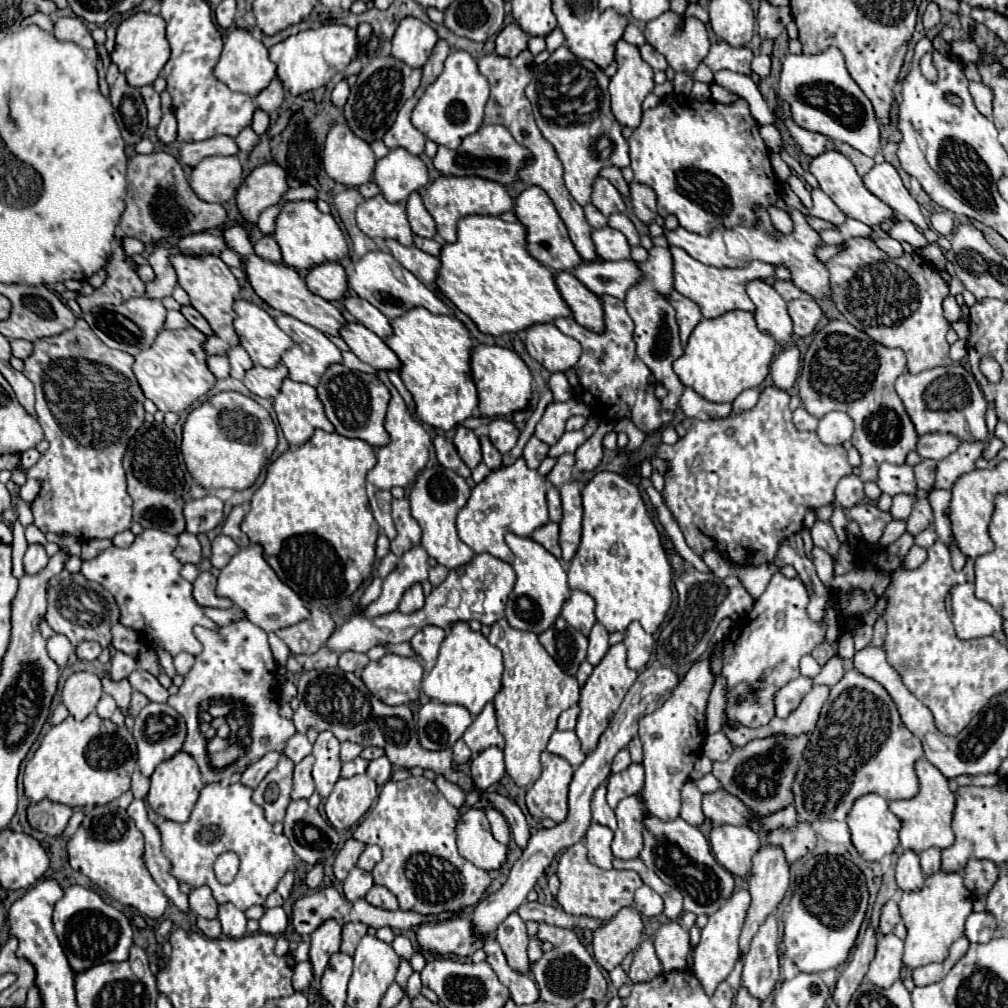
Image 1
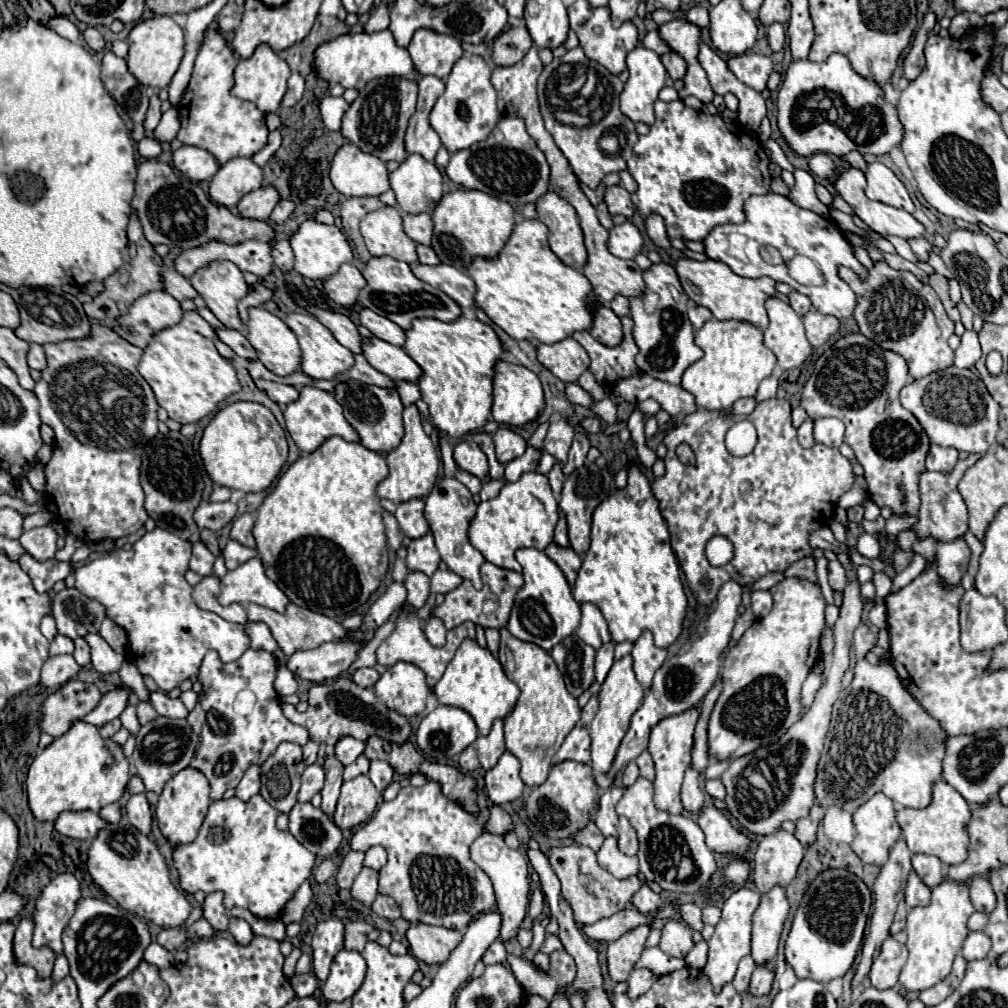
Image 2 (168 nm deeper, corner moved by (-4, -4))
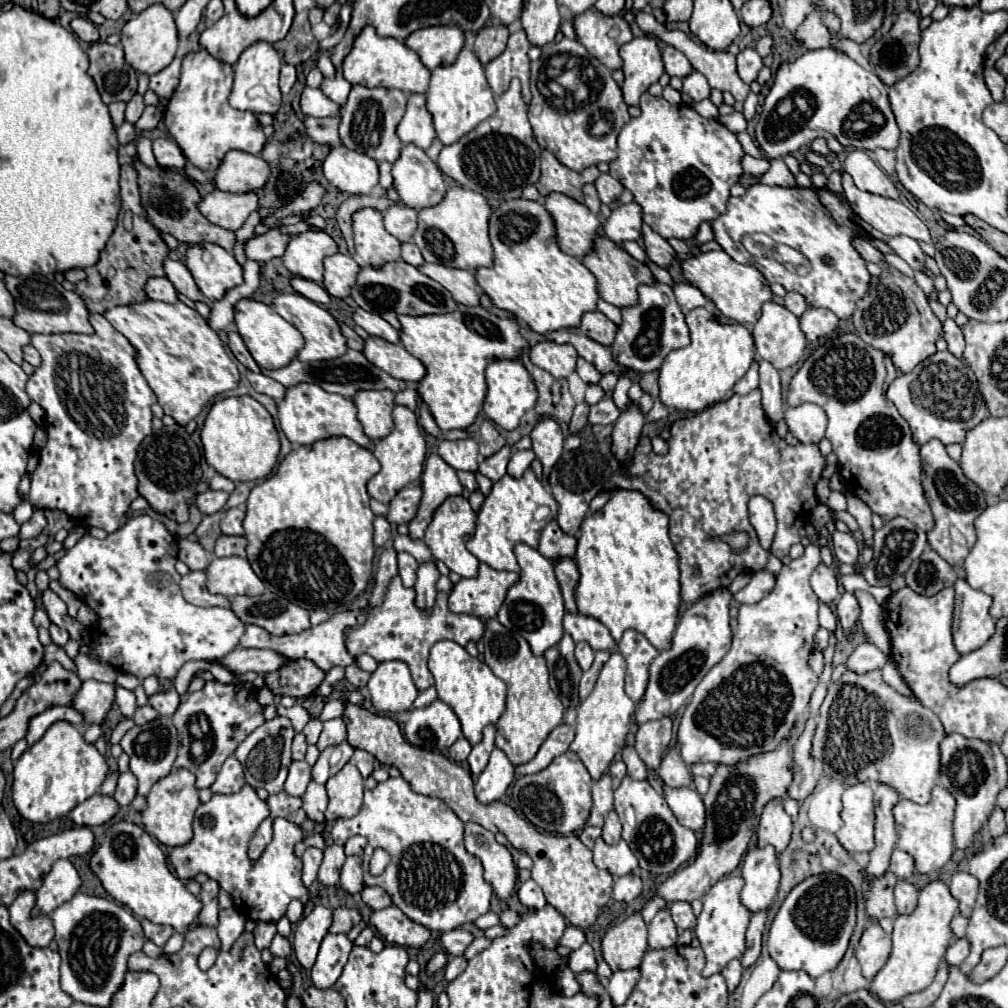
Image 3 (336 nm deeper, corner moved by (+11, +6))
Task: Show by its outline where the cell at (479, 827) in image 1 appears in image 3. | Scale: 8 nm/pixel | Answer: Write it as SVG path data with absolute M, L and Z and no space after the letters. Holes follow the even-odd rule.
M467 822L465 826L465 848L483 862L485 880L489 880L497 898L509 898L517 882L517 868L511 852L497 844L493 832L475 822Z

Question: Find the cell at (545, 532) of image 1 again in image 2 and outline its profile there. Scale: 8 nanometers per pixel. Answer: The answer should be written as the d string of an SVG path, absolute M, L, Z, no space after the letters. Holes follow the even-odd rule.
M552 542L546 550L544 550L564 572L566 580L570 582L570 586L574 586L574 580L578 576L578 570L582 566L582 560L580 556L572 550L572 548L564 548L564 546L558 546L556 542Z

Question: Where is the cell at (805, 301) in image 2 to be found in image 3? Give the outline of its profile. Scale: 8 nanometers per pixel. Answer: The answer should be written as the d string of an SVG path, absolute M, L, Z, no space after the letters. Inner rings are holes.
M787 292L787 296L783 298L783 304L787 310L791 310L795 316L801 316L807 310L807 302L801 294L797 292Z

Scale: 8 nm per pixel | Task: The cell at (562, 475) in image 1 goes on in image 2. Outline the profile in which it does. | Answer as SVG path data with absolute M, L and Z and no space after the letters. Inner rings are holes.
M578 432L574 436L574 442L572 442L572 448L568 452L568 462L564 464L564 476L570 476L576 468L580 468L586 460L586 454L588 454L588 448L590 448L590 442L588 442L588 436L584 432Z

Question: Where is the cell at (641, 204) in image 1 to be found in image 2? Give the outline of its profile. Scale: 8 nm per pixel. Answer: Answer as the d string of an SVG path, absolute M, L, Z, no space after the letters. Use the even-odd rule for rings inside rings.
M650 214L646 220L646 232L650 236L650 240L660 246L660 248L668 248L668 236L666 236L666 228L664 228L664 220L658 214Z

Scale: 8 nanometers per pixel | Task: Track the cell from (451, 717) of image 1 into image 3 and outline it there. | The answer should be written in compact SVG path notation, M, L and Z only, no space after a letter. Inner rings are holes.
M435 700L427 708L411 710L403 732L405 738L417 748L443 750L461 736L461 724L445 702Z

